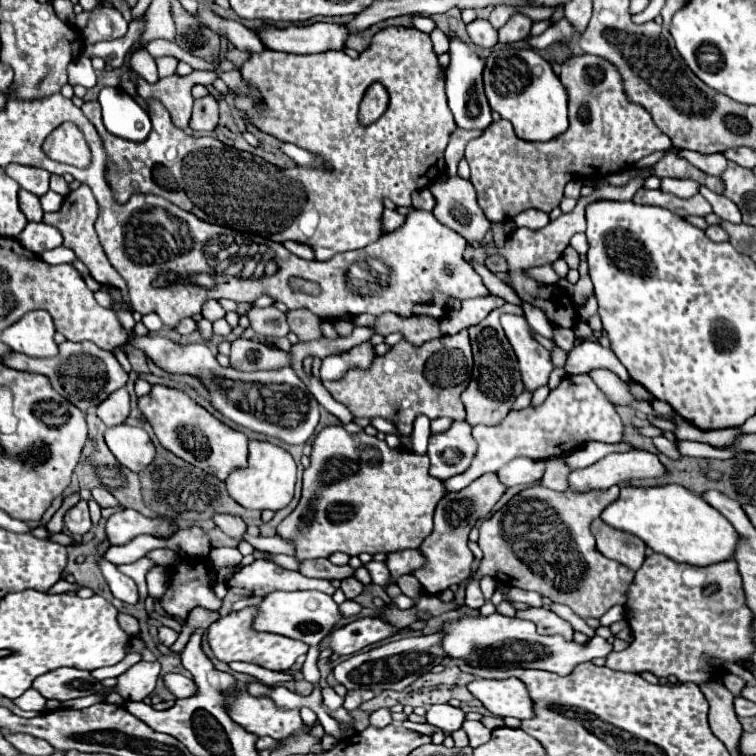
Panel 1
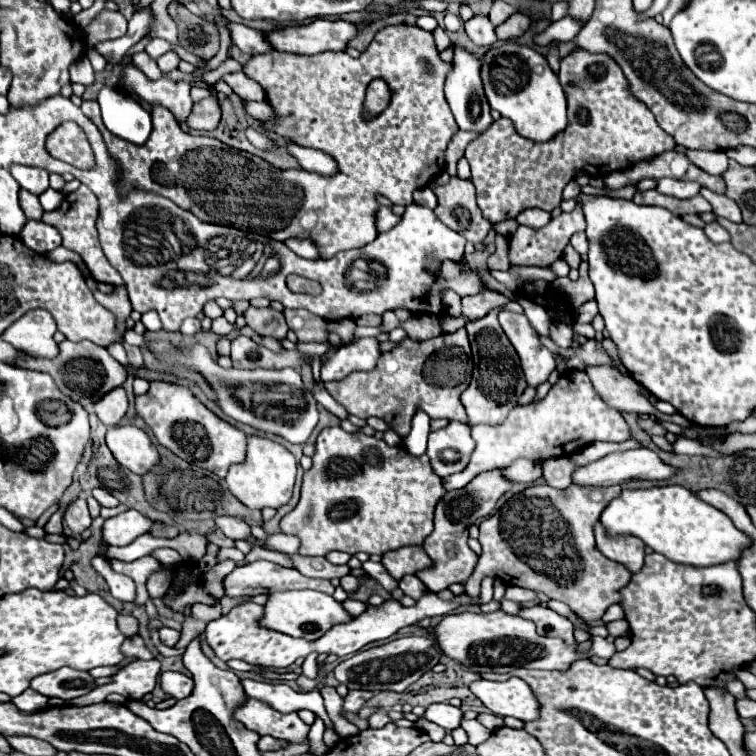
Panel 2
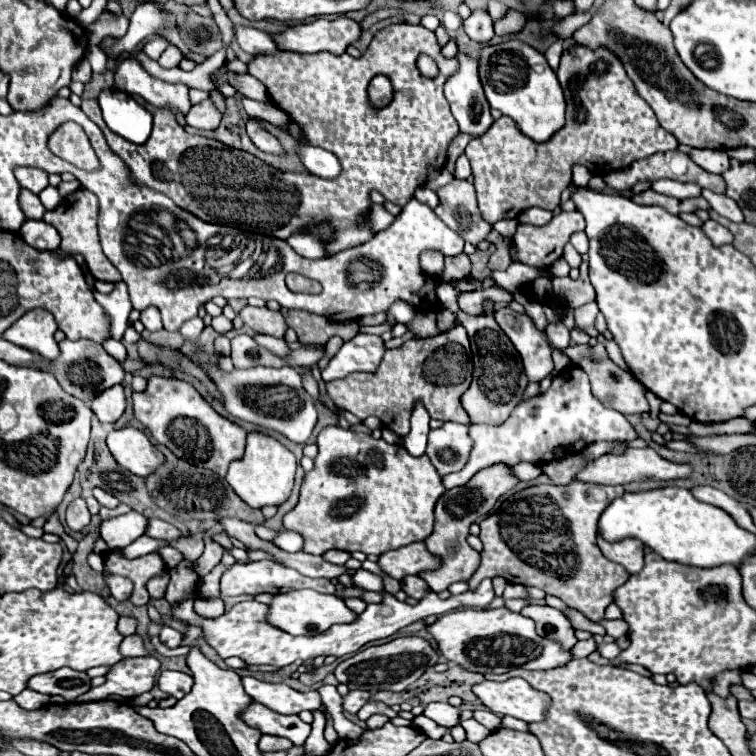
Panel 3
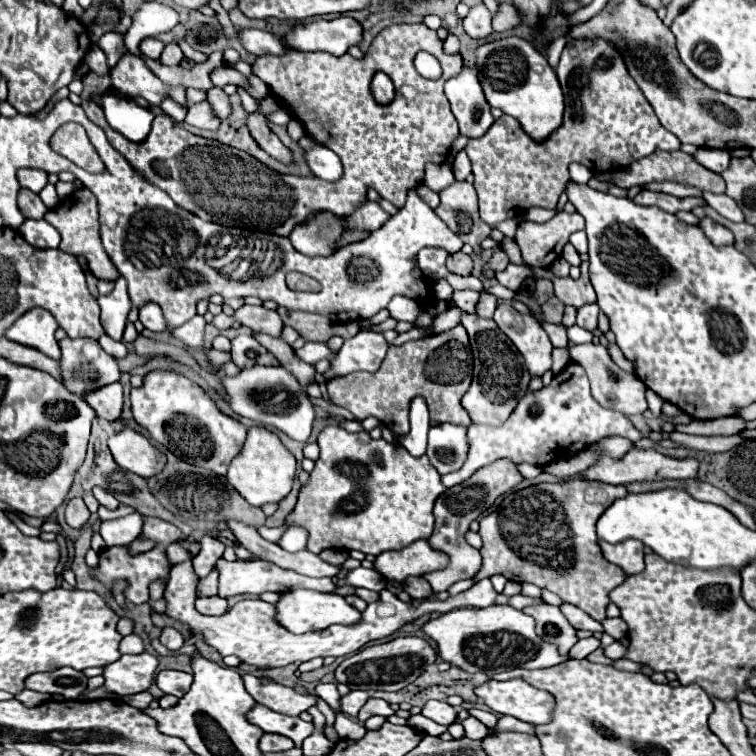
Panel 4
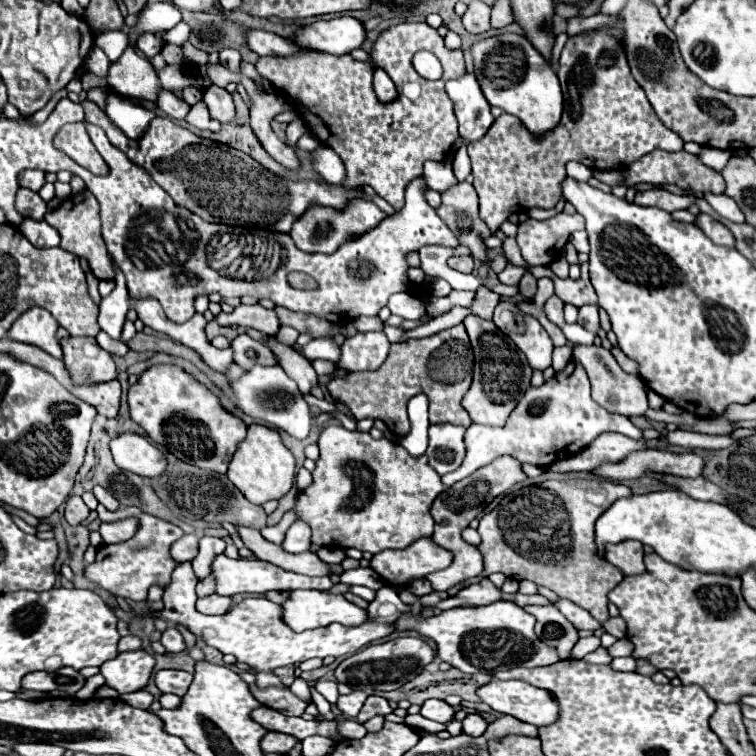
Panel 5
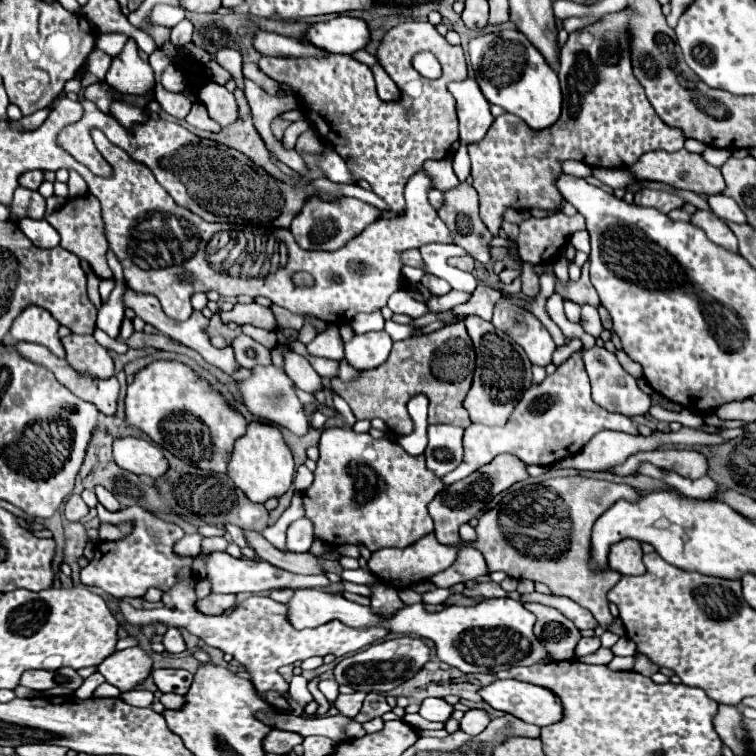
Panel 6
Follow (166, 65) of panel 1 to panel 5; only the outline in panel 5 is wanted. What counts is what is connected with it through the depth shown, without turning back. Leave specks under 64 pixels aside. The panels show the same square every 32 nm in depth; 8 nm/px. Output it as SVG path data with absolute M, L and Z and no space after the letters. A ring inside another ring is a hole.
M164 44L162 48L162 56L168 64L180 64L180 46L174 44Z

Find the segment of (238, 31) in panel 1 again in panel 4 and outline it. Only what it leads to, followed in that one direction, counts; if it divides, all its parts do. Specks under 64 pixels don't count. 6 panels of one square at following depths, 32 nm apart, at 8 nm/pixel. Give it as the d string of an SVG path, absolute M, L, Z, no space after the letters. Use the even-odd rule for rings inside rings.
M254 28L240 30L240 40L242 40L242 46L256 56L266 56L266 54L280 56L280 54L292 50L284 44L284 40L280 40L278 36L274 36L272 32L266 32L266 30L254 30Z

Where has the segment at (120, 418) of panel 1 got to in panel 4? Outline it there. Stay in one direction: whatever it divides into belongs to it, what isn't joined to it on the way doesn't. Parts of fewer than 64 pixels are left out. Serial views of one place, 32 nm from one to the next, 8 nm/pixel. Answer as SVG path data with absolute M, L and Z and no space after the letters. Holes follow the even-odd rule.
M120 382L96 388L96 392L86 392L84 400L96 410L104 420L116 420L122 412L122 386Z

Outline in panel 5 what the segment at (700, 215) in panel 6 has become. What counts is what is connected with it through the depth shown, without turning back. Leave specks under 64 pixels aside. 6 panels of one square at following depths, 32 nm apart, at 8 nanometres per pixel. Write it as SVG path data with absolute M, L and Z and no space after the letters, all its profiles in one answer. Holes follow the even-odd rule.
M700 212L700 214L696 216L696 222L694 222L694 224L698 224L698 226L704 230L704 234L706 234L714 244L726 246L726 248L736 248L736 238L734 238L734 234L732 234L722 222L714 220L710 214Z

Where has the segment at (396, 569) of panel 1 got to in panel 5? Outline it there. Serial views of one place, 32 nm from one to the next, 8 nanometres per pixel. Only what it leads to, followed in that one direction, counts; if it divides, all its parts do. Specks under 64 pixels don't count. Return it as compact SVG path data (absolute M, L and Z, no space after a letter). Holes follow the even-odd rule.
M430 536L420 538L404 550L384 550L372 556L370 568L386 584L408 586L412 580L426 578L432 572L450 566L450 552L440 548Z

